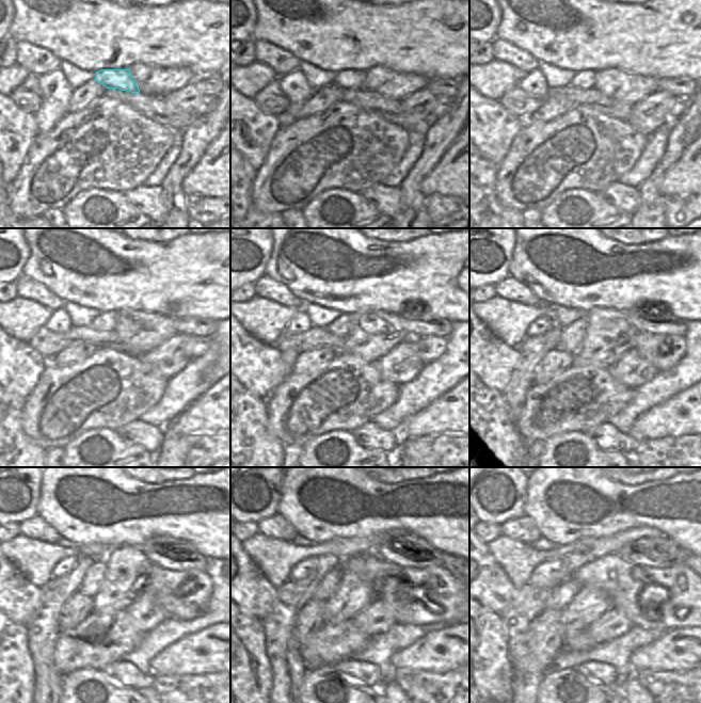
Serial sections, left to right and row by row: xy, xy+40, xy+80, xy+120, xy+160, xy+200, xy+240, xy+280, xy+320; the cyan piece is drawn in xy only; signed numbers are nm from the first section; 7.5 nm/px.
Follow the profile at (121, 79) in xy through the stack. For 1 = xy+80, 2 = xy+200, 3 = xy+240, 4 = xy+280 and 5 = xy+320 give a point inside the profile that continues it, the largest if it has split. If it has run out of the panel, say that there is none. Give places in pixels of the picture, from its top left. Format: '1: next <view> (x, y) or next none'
1: next xy+80 (586, 79)
2: next xy+200 (572, 335)
3: next xy+240 (94, 576)
4: next xy+280 (330, 582)
5: next xy+320 (560, 596)

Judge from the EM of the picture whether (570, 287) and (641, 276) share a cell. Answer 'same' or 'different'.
same

